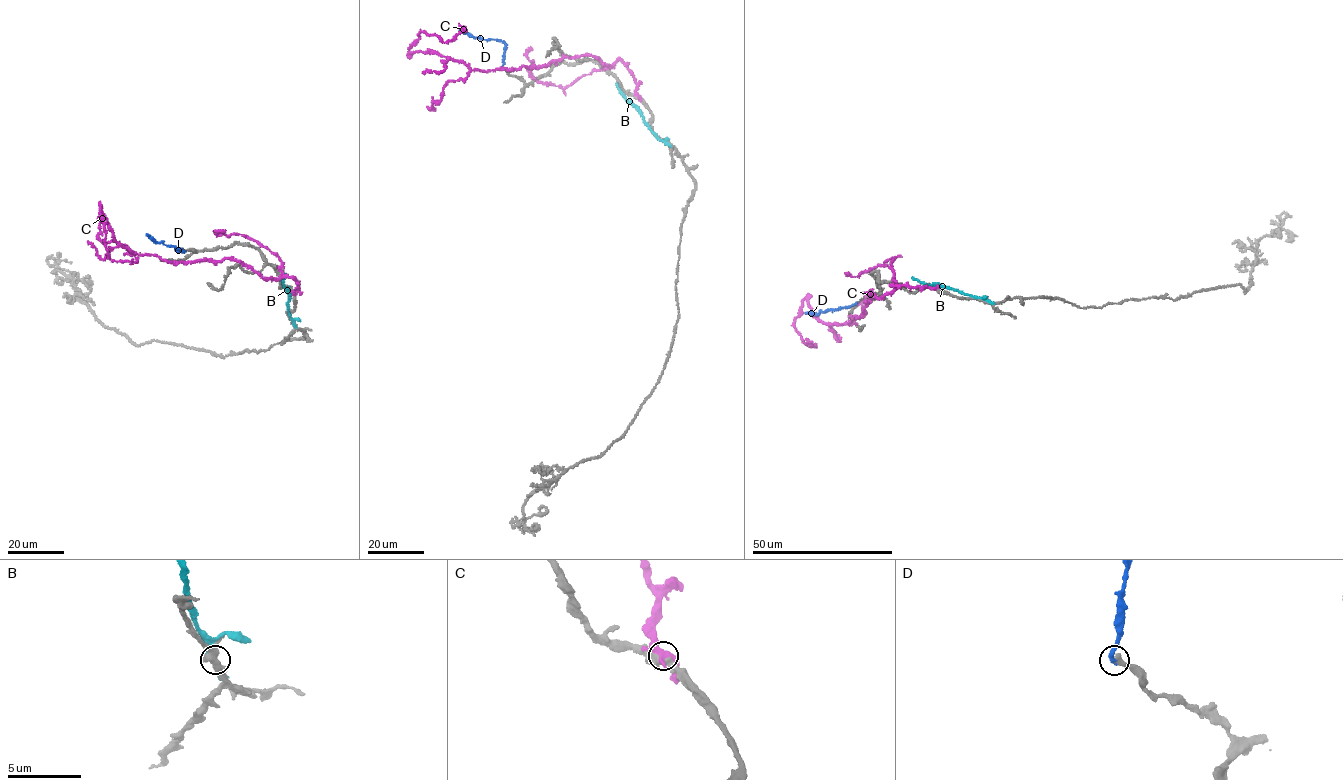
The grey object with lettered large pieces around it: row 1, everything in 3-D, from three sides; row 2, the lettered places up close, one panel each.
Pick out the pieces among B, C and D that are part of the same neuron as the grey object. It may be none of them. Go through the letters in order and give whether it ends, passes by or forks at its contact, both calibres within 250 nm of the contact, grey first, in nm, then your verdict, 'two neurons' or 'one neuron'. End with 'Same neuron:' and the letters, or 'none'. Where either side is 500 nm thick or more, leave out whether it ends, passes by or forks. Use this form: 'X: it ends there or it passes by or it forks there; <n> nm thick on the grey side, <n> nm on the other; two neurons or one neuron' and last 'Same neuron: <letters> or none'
B: it passes by; 420 nm thick on the grey side, 480 nm on the other; two neurons
C: it forks there; 440 nm thick on the grey side, 380 nm on the other; two neurons
D: it ends there; 360 nm thick on the grey side, 300 nm on the other; one neuron
Same neuron: D

